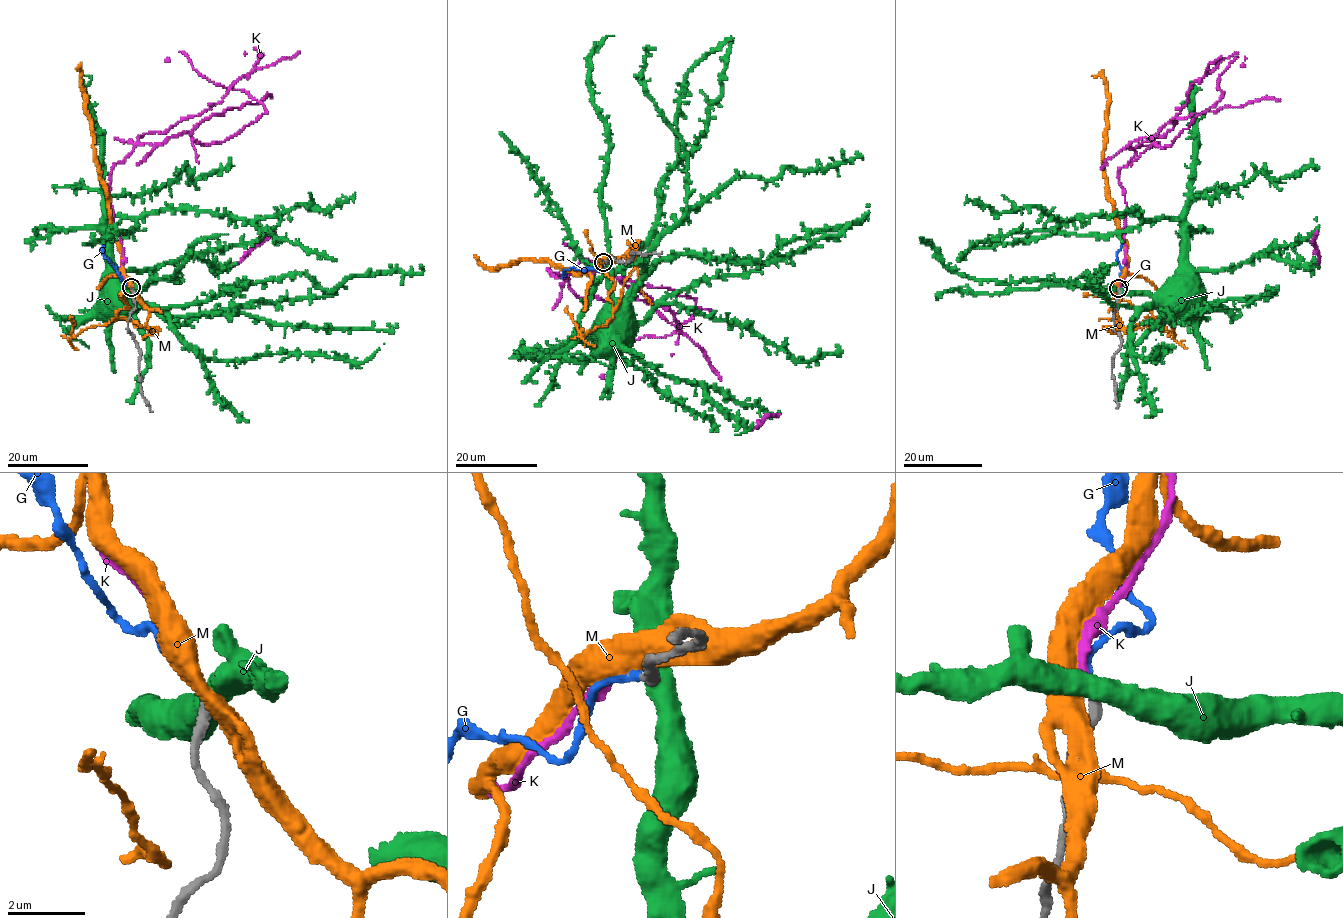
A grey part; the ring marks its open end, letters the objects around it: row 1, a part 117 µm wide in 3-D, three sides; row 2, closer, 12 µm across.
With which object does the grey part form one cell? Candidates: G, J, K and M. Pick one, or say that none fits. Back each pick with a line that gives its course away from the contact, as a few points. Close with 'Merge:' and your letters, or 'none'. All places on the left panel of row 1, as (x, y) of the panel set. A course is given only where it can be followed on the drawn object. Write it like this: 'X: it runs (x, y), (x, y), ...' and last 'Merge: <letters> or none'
Merge: K

